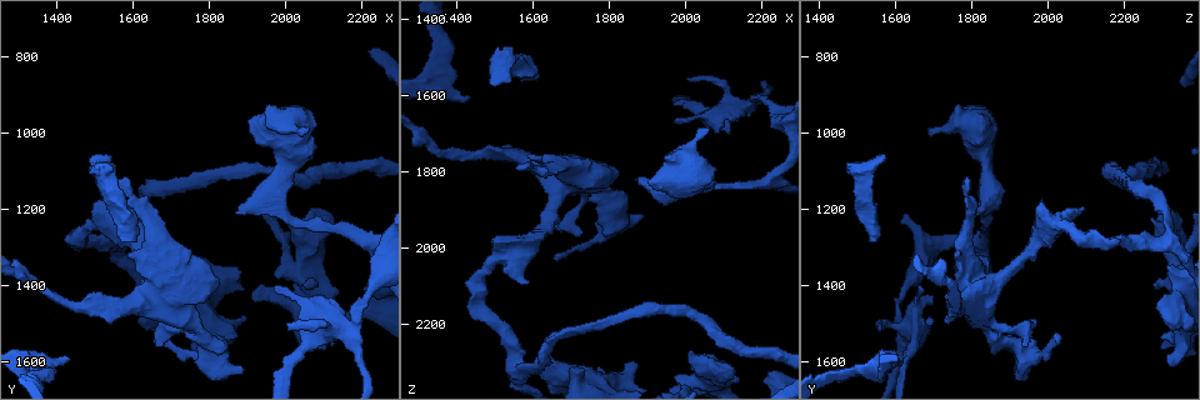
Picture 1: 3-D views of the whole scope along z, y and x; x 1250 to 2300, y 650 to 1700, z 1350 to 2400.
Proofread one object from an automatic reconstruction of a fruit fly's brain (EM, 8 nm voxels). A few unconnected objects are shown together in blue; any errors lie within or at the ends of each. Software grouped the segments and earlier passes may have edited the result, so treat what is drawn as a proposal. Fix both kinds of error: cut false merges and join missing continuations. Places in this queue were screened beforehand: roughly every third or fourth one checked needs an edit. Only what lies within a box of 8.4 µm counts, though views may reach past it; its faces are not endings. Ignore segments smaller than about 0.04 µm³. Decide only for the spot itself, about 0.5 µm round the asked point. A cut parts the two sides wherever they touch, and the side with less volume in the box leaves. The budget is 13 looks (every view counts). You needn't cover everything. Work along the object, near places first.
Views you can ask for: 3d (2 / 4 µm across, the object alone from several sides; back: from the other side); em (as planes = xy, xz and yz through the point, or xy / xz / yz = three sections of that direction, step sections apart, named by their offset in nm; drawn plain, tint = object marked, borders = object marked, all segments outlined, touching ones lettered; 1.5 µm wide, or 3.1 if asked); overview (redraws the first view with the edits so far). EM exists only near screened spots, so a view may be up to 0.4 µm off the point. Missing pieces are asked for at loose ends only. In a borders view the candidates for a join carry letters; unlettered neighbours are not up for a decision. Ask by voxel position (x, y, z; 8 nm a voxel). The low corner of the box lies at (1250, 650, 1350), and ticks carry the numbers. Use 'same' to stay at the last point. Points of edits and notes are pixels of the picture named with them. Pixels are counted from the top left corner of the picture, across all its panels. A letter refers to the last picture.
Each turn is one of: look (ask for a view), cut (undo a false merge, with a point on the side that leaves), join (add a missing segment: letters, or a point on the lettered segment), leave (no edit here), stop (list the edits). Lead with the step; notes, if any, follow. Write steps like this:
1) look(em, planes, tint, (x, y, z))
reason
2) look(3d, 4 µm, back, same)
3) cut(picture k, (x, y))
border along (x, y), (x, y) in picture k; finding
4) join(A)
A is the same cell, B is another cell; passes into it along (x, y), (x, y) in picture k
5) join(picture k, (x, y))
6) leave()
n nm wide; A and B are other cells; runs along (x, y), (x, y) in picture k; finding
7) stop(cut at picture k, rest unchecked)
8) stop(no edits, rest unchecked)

look(em, xy, step 8, tint, (1555, 1130, 1790))
an open end

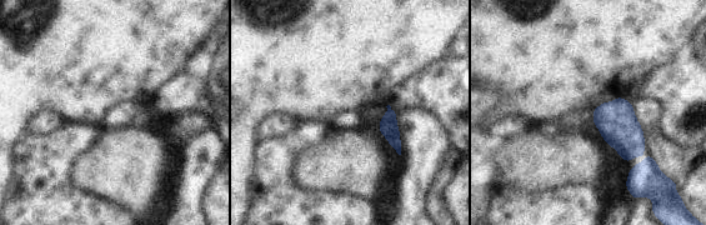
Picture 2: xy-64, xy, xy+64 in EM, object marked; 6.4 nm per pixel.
look(em, yz, step 4, borders, same)

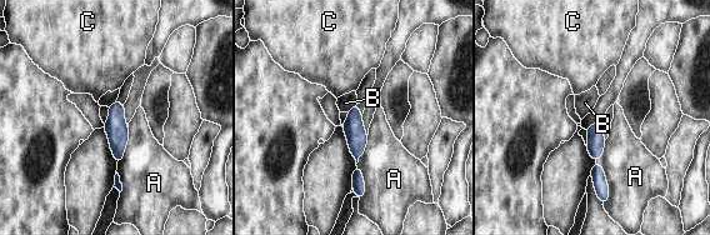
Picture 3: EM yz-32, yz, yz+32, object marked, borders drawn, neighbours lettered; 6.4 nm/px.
leave()
A, B and C are other cells; border along (368, 135), (356, 164), (364, 191) in picture 3; none of them fits

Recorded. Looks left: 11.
look(em, planes, borders, (1610, 1280, 1550))
an open end

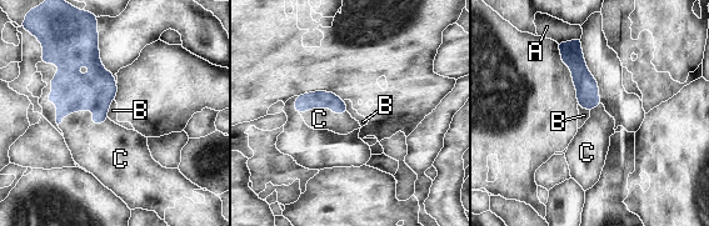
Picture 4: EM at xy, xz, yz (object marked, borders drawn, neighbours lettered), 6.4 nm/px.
join(C)
C is the same cell, A and B are other cells; passes into it along (73, 93), (86, 109), (93, 146) in picture 4; it goes on there

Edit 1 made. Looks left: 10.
look(overview)
see it whole again

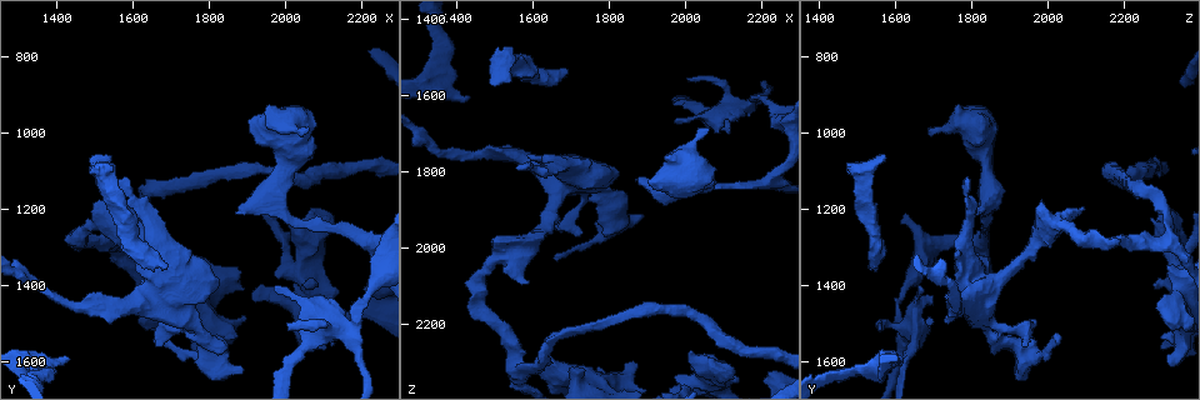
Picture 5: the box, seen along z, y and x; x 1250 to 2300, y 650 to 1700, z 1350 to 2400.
look(em, xy, step 4, tint, (1870, 1205, 1830))
stops while still wide

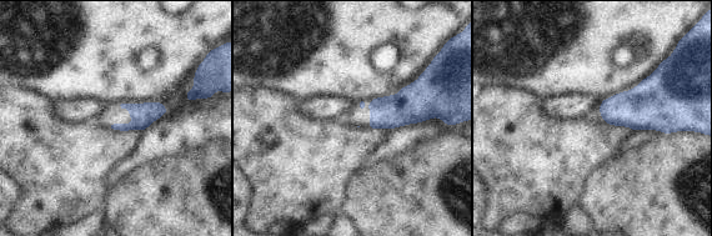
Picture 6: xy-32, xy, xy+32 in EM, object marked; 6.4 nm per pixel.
look(em, planes, borders, same)

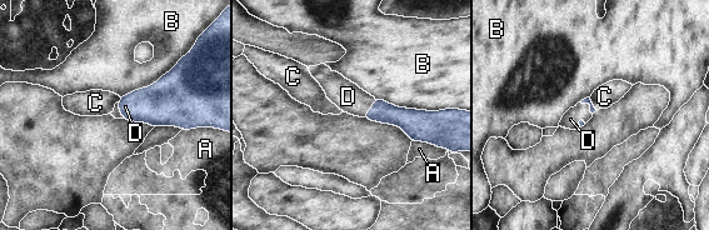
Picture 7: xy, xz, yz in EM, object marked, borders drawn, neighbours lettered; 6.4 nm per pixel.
join(D)
D is the same cell, A, B and C are other cells; it goes on there

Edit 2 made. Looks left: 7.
look(overview)

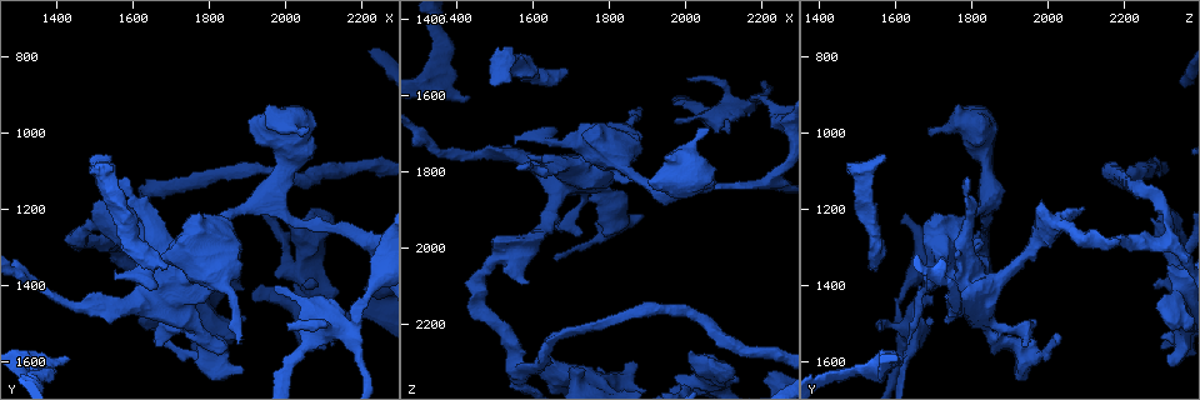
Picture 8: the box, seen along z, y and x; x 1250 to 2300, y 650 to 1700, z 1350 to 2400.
look(3d, 4 µm, (1775, 1620, 2325))
free end

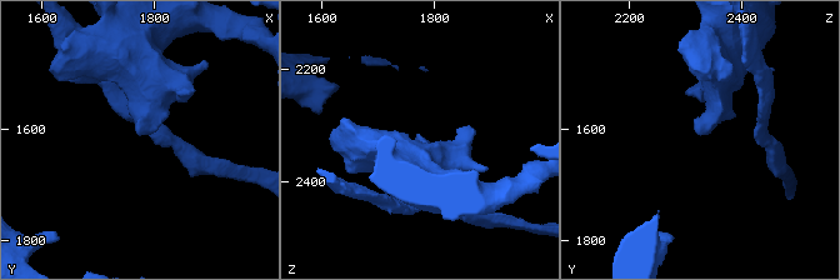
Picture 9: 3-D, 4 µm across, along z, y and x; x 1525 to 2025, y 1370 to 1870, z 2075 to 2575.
look(em, xz, step 8, tint, (1780, 1610, 2320))
shape alone is not enough

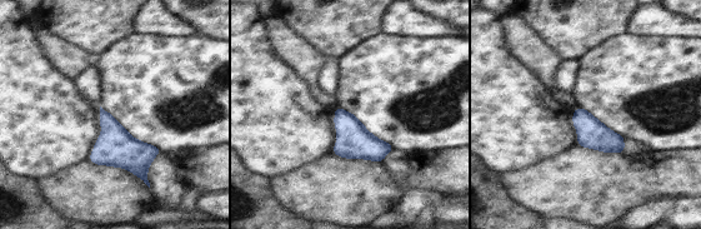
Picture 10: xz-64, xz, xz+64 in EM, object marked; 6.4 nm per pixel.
look(em, xz, step 8, borders, same)

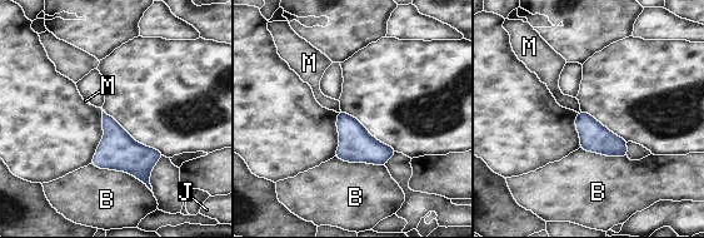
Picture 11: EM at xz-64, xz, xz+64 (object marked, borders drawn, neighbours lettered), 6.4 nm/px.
leave()
B touches over 420 nm; B, J and M are other cells; border along (91, 163), (129, 172), (150, 189) in picture 11; none of them fits

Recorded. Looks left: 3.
look(3d, 4 µm, (2080, 1400, 2290))
branch stops here

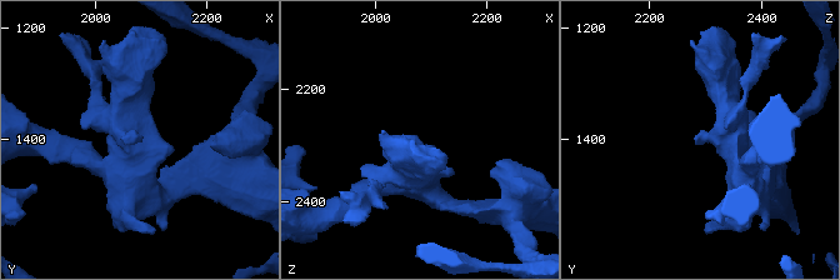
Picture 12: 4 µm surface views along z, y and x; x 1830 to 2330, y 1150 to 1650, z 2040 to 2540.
look(em, planes, borders, (2080, 1395, 2290))
now the EM

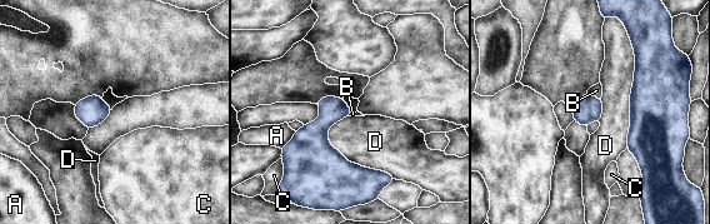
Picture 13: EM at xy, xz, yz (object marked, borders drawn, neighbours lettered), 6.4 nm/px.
leave()
A, B, C and D are other cells; border along (630, 39), (634, 81), (626, 148) in picture 13; no lettered segment goes on from it

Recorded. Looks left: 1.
stop(join at picture 4, join at picture 7, rest unchecked)

